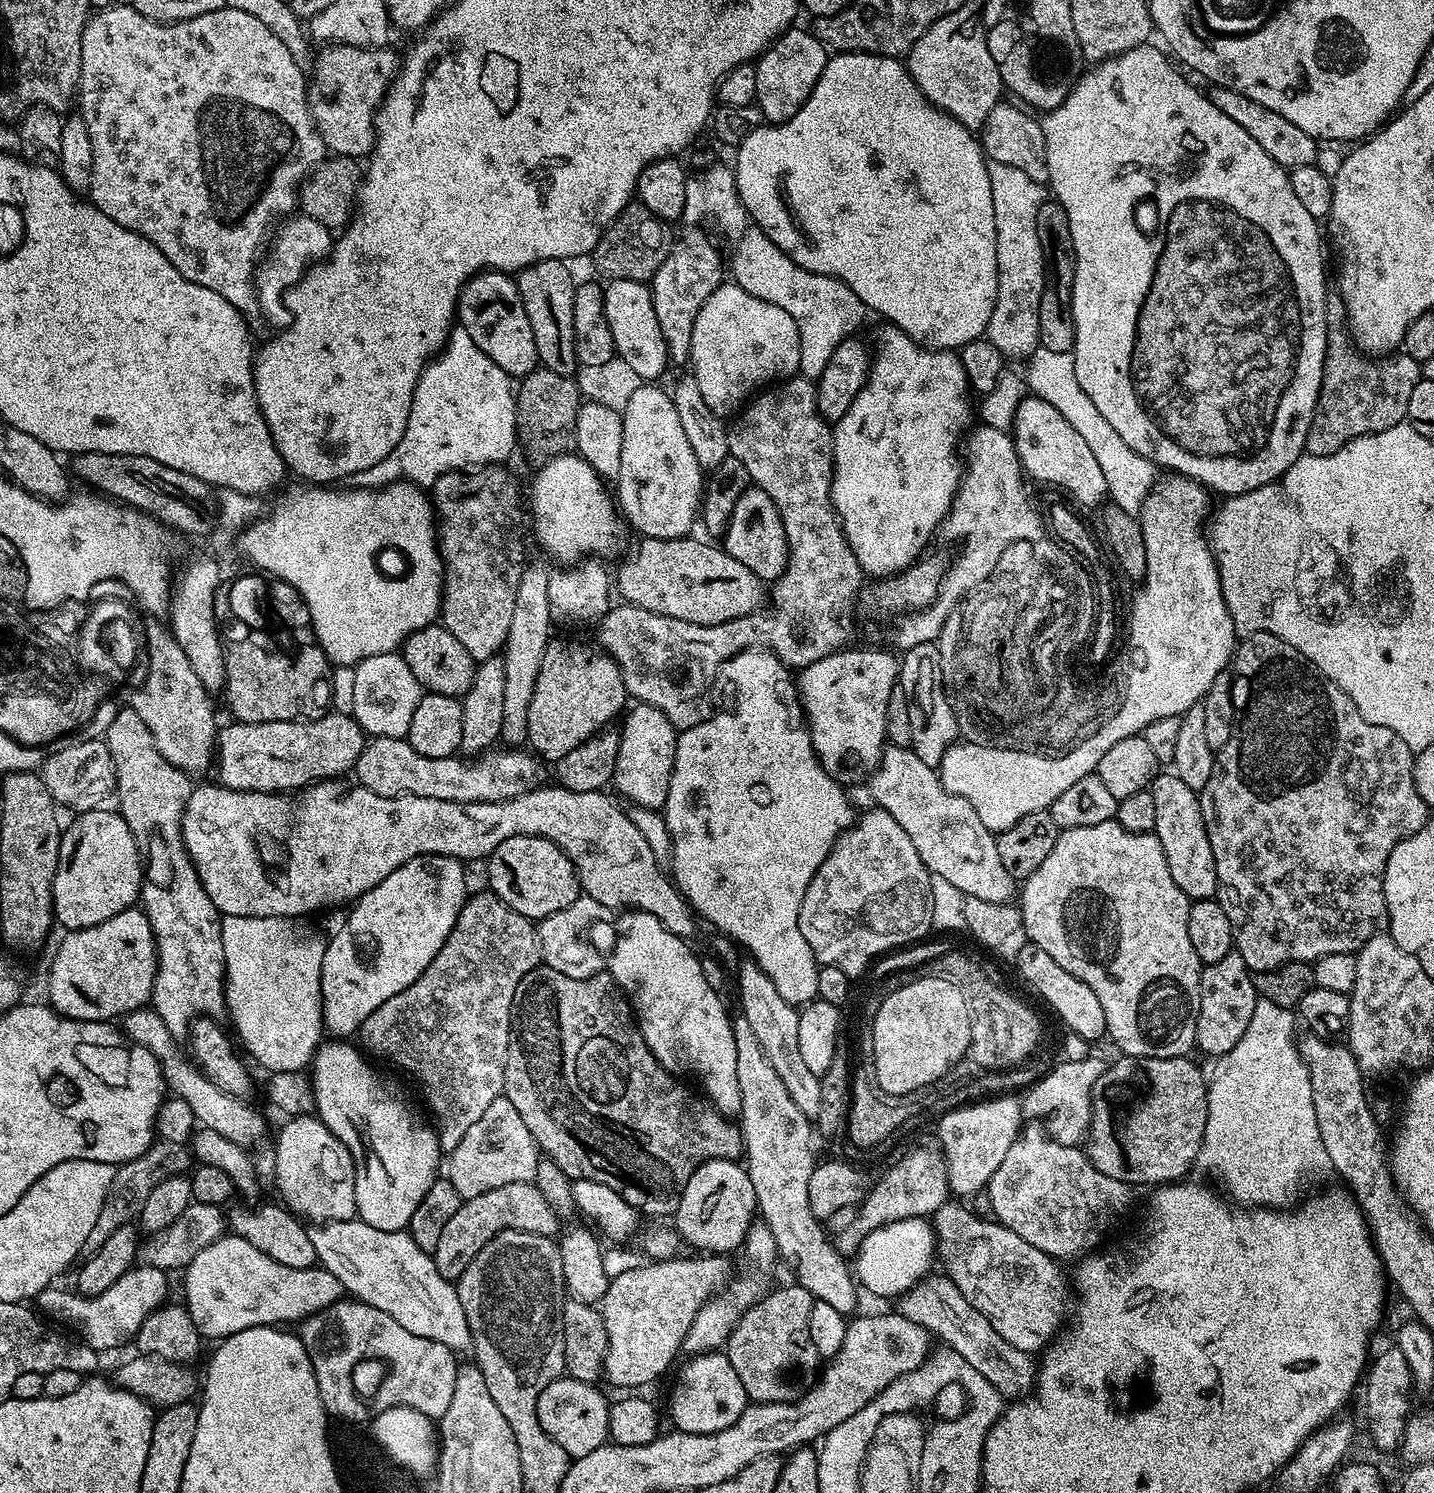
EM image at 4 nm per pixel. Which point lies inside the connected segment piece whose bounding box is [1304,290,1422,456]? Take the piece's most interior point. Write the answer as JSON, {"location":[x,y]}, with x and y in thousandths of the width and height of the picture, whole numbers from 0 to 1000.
{"location":[948,265]}

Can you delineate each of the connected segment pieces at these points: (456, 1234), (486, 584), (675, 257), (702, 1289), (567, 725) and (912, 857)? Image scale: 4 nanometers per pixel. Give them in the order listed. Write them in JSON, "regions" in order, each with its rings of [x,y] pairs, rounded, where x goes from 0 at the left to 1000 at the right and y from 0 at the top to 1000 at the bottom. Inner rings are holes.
{"regions":[[[[358,792],[347,794],[344,797],[340,797],[339,800],[333,800],[333,802],[328,802],[321,806],[319,813],[317,813],[314,818],[311,818],[301,843],[305,848],[305,853],[317,859],[321,857],[325,848],[331,845],[333,837],[336,837],[336,835],[339,835],[340,831],[344,830],[349,825],[364,824],[387,829],[391,825],[390,816],[391,817],[391,815],[388,810],[384,805],[381,805],[378,797],[375,797],[373,792]]],[[[340,311],[311,317],[305,319],[300,327],[300,332],[305,344],[305,364],[310,376],[310,398],[307,403],[307,413],[310,421],[314,422],[314,425],[317,425],[322,433],[325,433],[325,438],[328,438],[328,441],[333,443],[349,439],[356,425],[361,390],[364,390],[367,380],[367,338],[363,336],[363,327],[353,313],[348,311]]],[[[480,154],[477,159],[469,163],[467,170],[464,170],[464,175],[459,178],[459,181],[455,185],[453,192],[456,200],[456,209],[459,210],[459,217],[462,218],[462,225],[464,226],[466,232],[466,240],[469,244],[480,243],[483,235],[481,229],[484,226],[484,213],[487,213],[487,208],[490,208],[490,202],[495,200],[495,197],[503,190],[506,185],[506,177],[502,175],[502,169],[497,164],[494,158],[490,158],[488,154]]],[[[483,840],[470,844],[449,845],[434,853],[426,855],[424,863],[417,875],[423,885],[424,904],[421,910],[421,924],[432,931],[446,931],[448,927],[455,927],[469,914],[471,905],[475,905],[478,894],[490,875],[494,873],[508,859],[510,849],[505,840]]],[[[386,427],[378,438],[372,468],[370,468],[368,498],[374,507],[391,509],[392,505],[397,505],[406,497],[422,490],[426,486],[424,484],[436,476],[435,469],[438,468],[432,447],[423,437],[402,429]]],[[[610,540],[606,541],[606,542],[606,544],[603,544],[600,547],[599,545],[598,549],[595,551],[594,554],[591,555],[589,557],[586,559],[583,565],[579,569],[579,572],[573,577],[573,580],[570,580],[568,588],[565,588],[565,593],[562,593],[562,599],[559,601],[558,612],[556,612],[556,620],[559,623],[559,628],[562,628],[562,631],[565,631],[565,636],[568,639],[570,646],[573,647],[584,647],[584,650],[587,650],[593,655],[598,655],[597,654],[601,653],[603,648],[610,640],[614,640],[616,638],[626,634],[627,632],[636,632],[638,630],[643,629],[646,624],[649,625],[651,624],[650,602],[649,601],[649,588],[650,585],[643,577],[643,575],[640,575],[640,569],[637,569],[637,564],[635,561],[635,559],[632,559],[632,556],[629,556],[629,553],[626,553],[626,550],[618,543]]]]}

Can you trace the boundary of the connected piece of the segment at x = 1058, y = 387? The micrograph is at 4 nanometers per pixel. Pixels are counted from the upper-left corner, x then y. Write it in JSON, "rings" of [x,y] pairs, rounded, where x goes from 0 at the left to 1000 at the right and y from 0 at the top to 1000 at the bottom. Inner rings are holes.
{"rings":[[[725,232],[720,236],[715,242],[714,253],[716,261],[728,269],[732,269],[749,288],[757,294],[757,299],[766,309],[772,323],[773,332],[775,338],[781,335],[781,327],[784,327],[784,335],[789,335],[789,332],[795,332],[795,330],[801,330],[803,328],[807,313],[802,308],[796,307],[792,302],[785,298],[771,280],[766,276],[766,273],[760,269],[757,263],[752,259],[751,251],[749,250],[749,241],[745,236],[729,234]]]}

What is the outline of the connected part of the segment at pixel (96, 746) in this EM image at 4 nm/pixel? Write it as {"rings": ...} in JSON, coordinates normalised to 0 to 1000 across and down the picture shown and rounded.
{"rings":[[[70,494],[50,497],[34,503],[31,508],[29,519],[32,529],[35,529],[40,539],[43,542],[51,541],[53,545],[69,542],[72,539],[70,538],[81,530],[79,510],[75,504],[75,498]]]}

